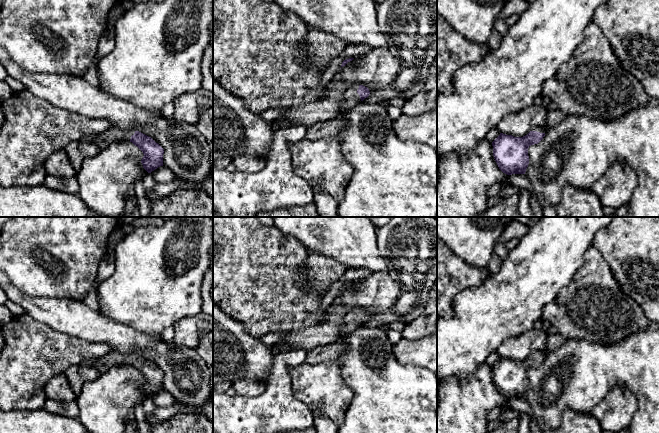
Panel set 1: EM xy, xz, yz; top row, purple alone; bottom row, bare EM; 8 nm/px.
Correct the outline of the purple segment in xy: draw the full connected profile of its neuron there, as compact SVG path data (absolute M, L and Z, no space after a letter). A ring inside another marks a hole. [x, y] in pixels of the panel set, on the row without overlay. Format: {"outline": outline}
{"outline": "M110 350L105 356L91 363L100 372L116 365L127 364L137 370L144 378L141 387L143 392L151 397L163 390L164 373L151 361L135 354L123 354L116 350Z"}

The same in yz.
{"outline": "M534 351L523 361L500 357L492 366L493 380L499 393L507 398L525 398L529 388L528 372L538 368L548 355L548 351Z"}

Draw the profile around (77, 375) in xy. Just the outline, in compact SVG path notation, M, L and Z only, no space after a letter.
M89 363L71 365L64 374L67 377L73 392L78 396L83 384L90 379L99 377L101 372Z

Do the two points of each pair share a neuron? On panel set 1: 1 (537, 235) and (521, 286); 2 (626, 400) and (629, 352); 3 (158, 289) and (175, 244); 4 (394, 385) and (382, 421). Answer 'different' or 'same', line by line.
1: same
2: different
3: same
4: same

